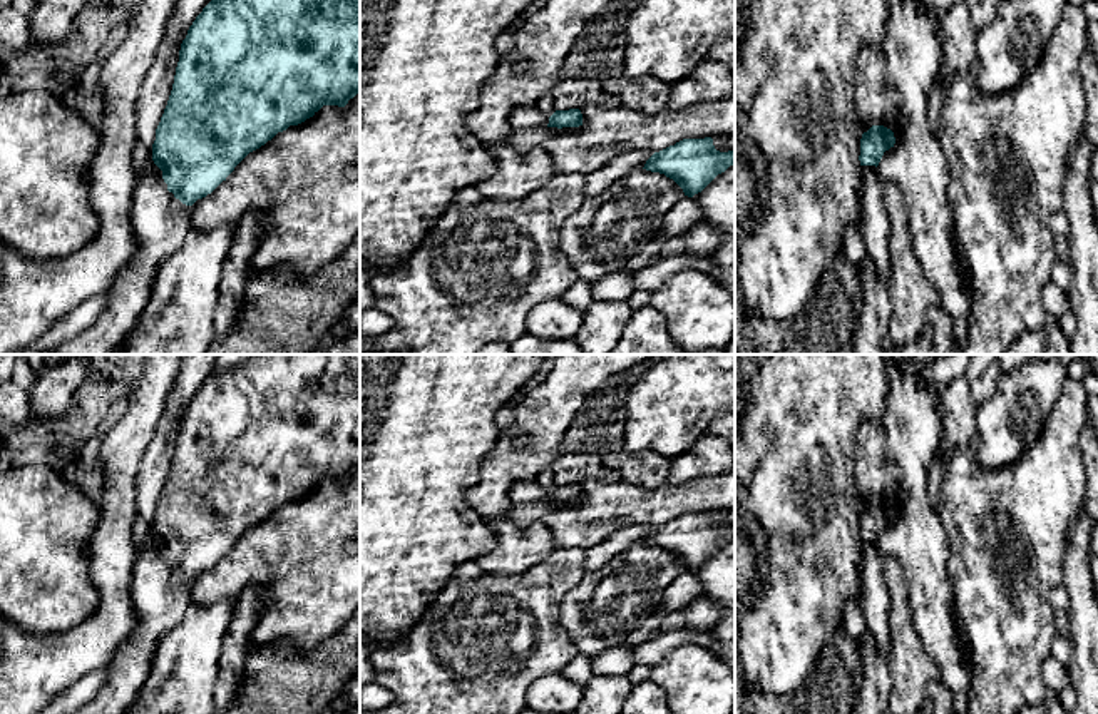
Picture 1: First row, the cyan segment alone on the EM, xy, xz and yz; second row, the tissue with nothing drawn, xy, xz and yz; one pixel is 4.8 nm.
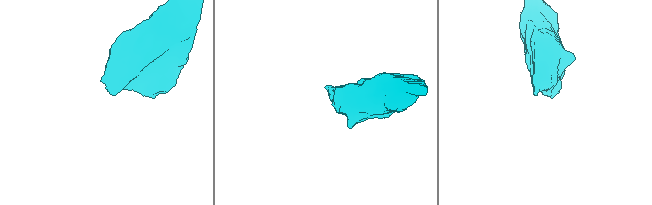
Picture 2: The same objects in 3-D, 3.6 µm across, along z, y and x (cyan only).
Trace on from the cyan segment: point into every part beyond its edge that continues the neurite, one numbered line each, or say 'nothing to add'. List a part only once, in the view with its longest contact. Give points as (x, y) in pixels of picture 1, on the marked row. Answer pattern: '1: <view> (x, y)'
1: xy (161, 224)

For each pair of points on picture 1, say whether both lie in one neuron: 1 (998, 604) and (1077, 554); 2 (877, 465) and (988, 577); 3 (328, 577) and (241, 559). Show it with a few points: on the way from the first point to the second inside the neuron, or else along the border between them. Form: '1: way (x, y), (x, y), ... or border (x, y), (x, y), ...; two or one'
1: border (1072, 522), (1062, 582); two
2: border (936, 512), (946, 532), (948, 577); two
3: way (307, 559), (263, 559); one

